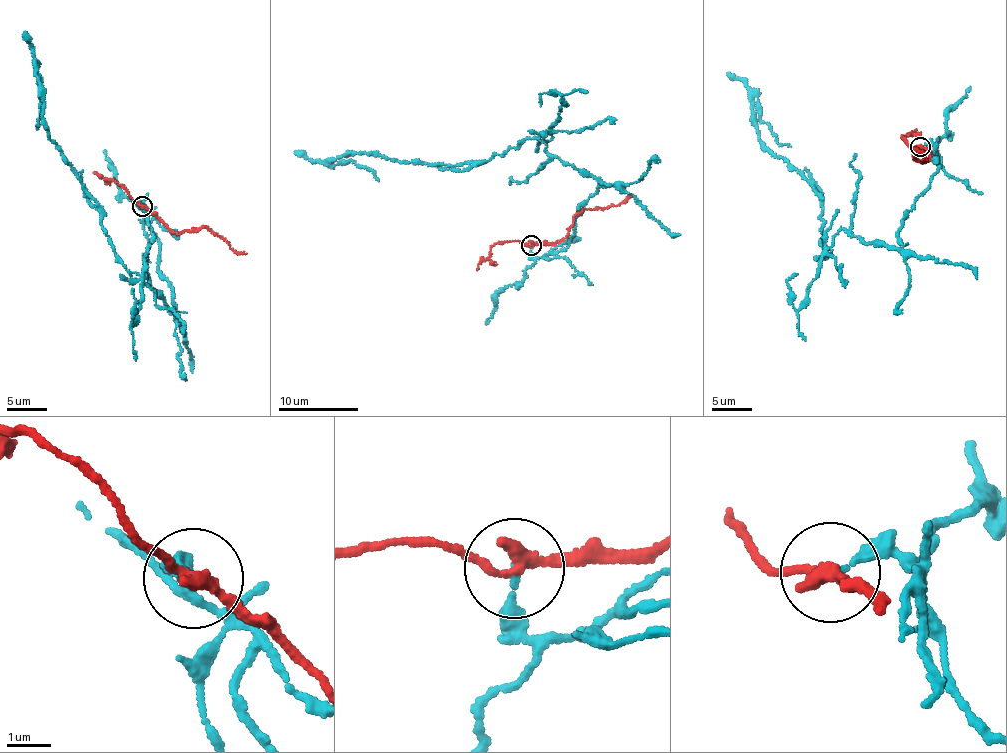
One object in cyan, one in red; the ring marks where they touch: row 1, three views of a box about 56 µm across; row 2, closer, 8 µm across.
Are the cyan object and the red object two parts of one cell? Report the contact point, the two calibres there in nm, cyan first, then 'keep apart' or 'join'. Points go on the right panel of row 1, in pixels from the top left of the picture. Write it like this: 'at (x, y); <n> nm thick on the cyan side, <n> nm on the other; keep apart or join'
at (920, 147); 150 nm thick on the cyan side, 280 nm on the other; keep apart

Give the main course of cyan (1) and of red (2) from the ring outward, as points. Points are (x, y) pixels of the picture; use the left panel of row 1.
1: (141, 205), (172, 310), (145, 265), (141, 277), (120, 260), (50, 140), (38, 83), (37, 129)
2: (141, 205), (172, 231), (211, 229), (230, 247), (246, 253)

